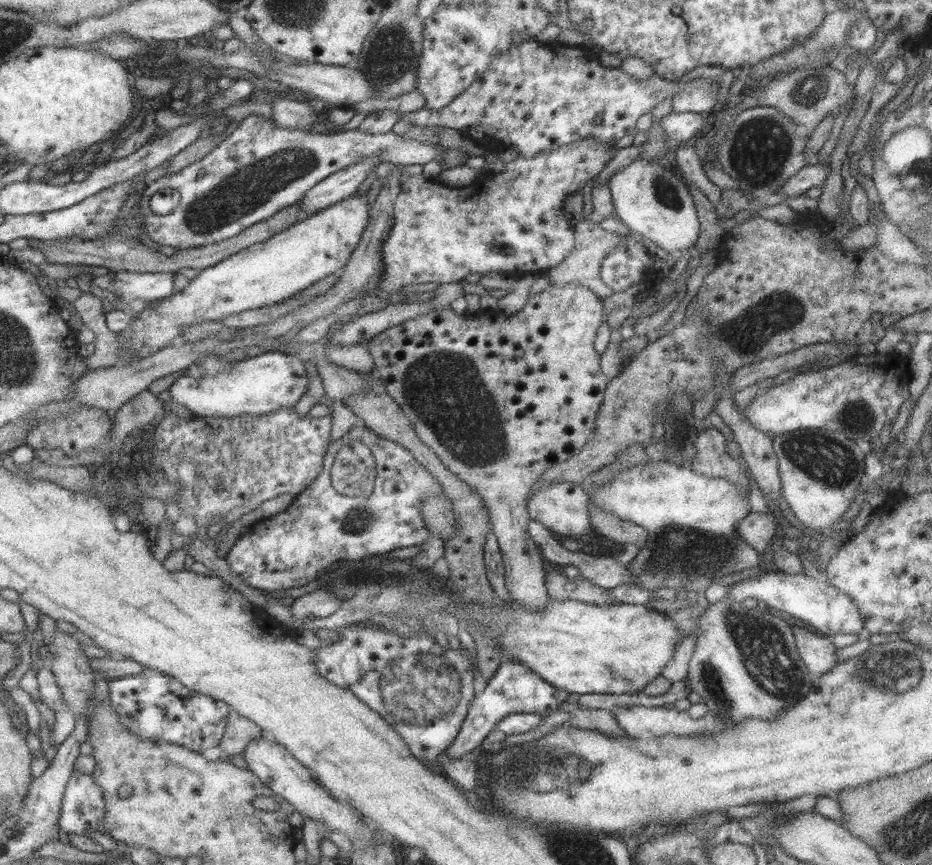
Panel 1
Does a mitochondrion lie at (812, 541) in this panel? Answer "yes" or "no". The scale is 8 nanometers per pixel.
no

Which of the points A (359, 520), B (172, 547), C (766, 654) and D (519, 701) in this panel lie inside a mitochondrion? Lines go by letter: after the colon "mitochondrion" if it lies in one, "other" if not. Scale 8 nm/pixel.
A: mitochondrion
B: other
C: mitochondrion
D: other

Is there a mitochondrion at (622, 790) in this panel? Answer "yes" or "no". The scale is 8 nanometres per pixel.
no

